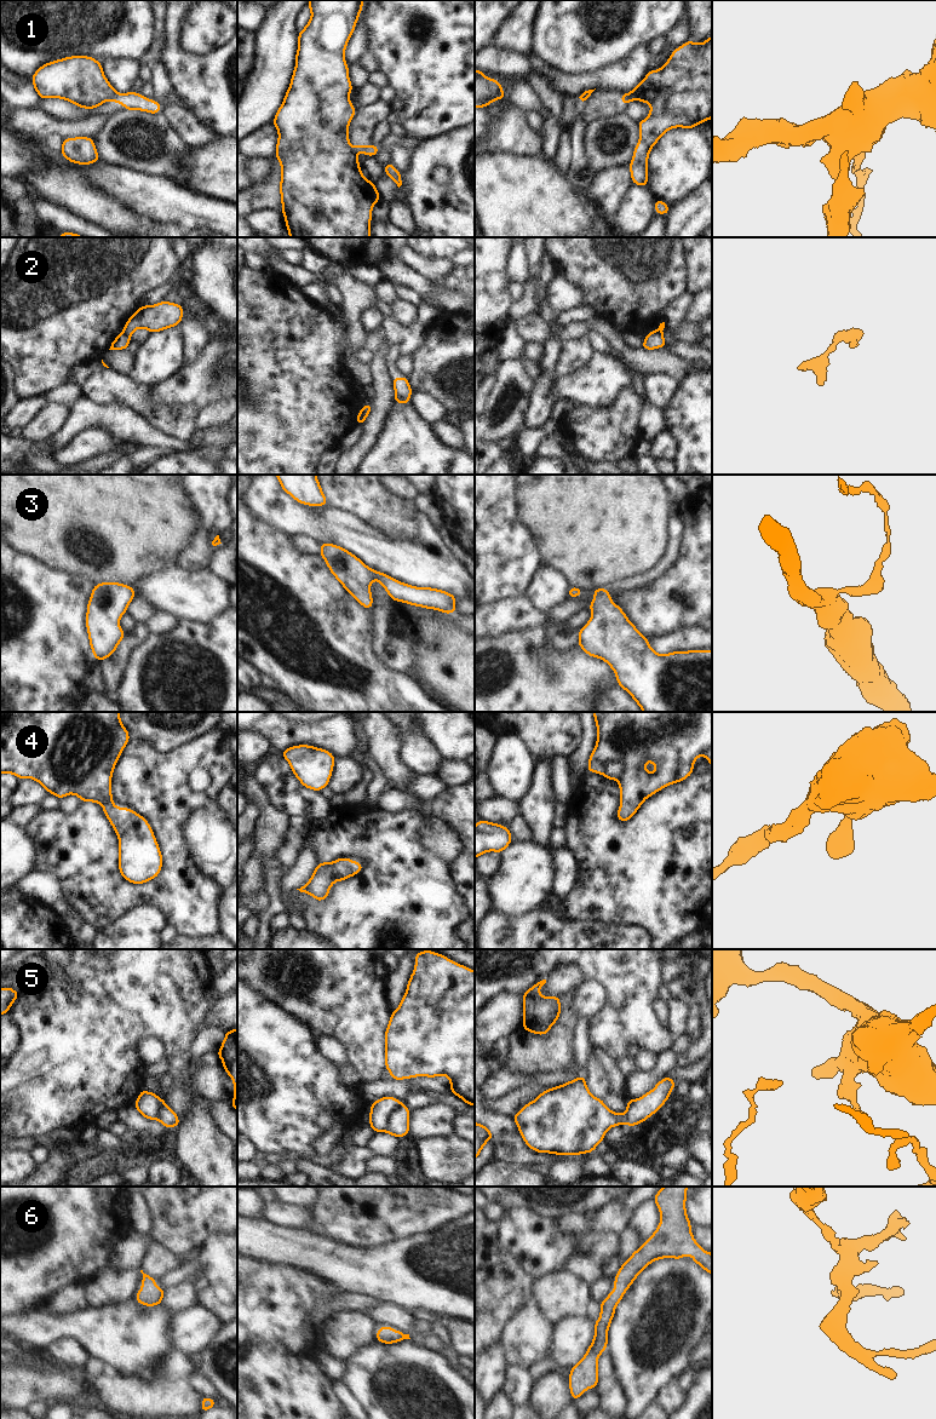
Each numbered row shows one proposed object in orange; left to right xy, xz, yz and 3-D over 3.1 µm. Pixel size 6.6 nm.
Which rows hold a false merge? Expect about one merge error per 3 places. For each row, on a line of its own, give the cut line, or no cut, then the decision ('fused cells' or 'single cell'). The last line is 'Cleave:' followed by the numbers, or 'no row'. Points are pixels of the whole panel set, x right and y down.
1: cut in xy along (116, 93), (112, 99); fused cells
2: cut in xy along (122, 331), (128, 337); fused cells
3: no cut; single cell
4: no cut; single cell
5: cut in xz along (401, 1102), (388, 1116), (388, 1125), (384, 1131); fused cells
6: no cut; single cell
Cleave: 1, 2, 5

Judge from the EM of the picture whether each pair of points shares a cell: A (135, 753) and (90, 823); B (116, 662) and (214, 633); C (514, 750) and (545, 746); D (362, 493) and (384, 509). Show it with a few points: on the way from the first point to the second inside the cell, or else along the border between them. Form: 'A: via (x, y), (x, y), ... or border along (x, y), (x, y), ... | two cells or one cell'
A: via (167, 810), (170, 872), (151, 890), (115, 880) | one cell
B: border along (145, 637), (128, 655), (128, 661), (118, 685) | two cells
C: border along (501, 735), (515, 734), (524, 744), (537, 763) | two cells
D: via (367, 498), (379, 507) | one cell

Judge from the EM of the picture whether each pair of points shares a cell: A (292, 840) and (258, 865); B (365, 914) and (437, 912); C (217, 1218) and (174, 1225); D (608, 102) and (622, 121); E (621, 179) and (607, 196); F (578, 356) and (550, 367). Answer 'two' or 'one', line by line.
A: two
B: one
C: one
D: two
E: one
F: two

